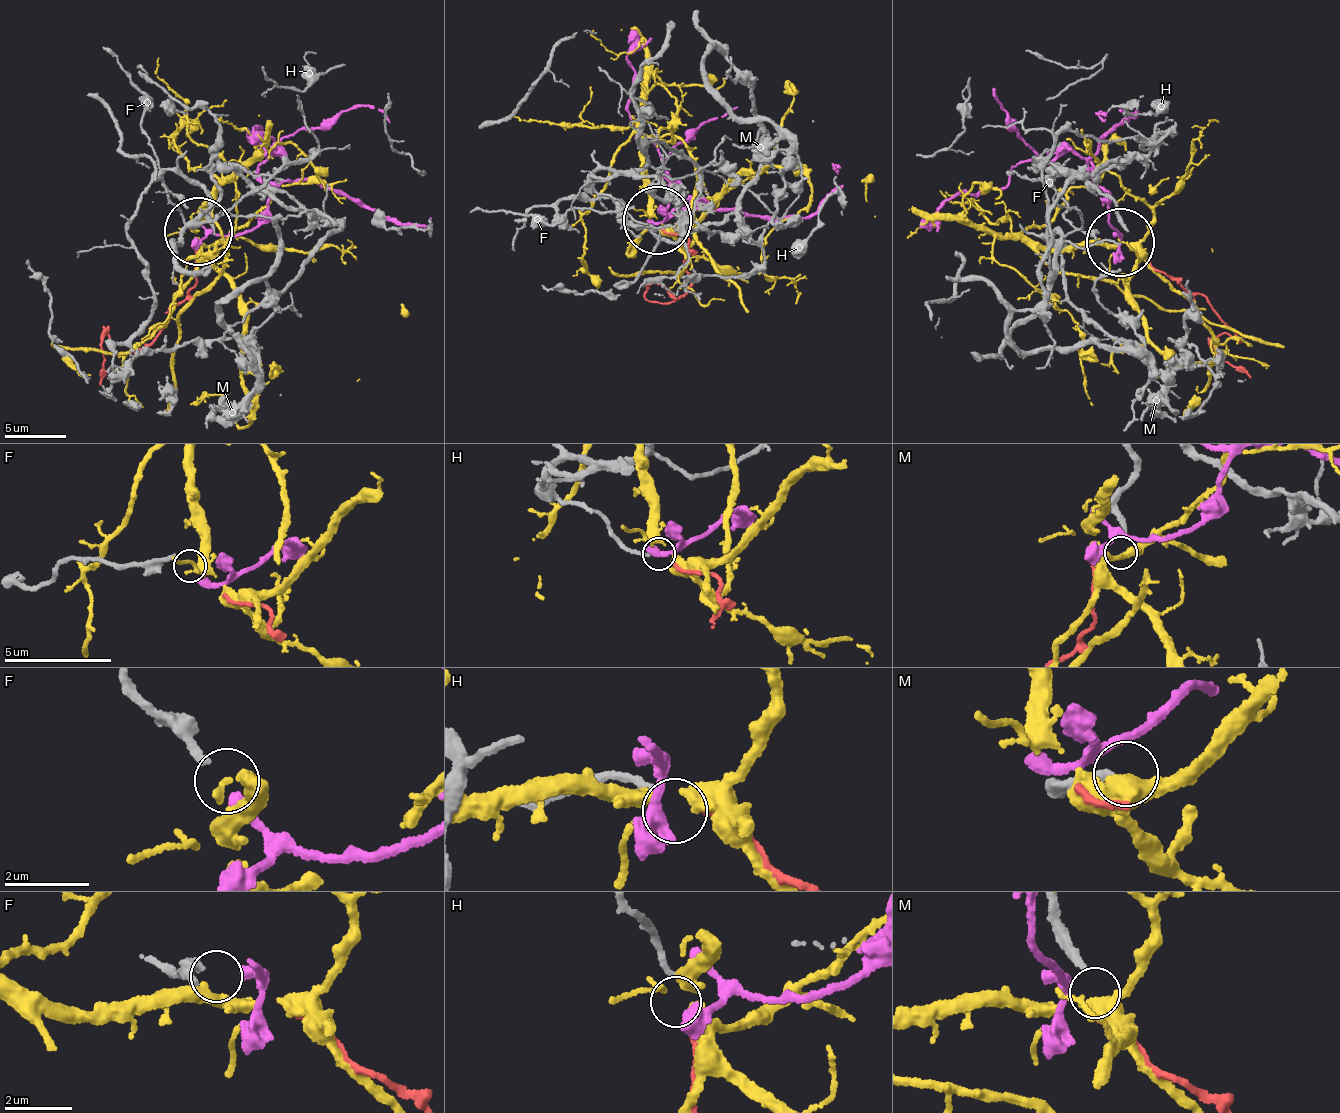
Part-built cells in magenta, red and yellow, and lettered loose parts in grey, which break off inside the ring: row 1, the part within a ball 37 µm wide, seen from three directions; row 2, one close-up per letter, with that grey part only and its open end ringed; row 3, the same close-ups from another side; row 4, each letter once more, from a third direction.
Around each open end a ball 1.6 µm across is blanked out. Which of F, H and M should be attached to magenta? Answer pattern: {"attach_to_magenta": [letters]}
{"attach_to_magenta": ["F"]}

